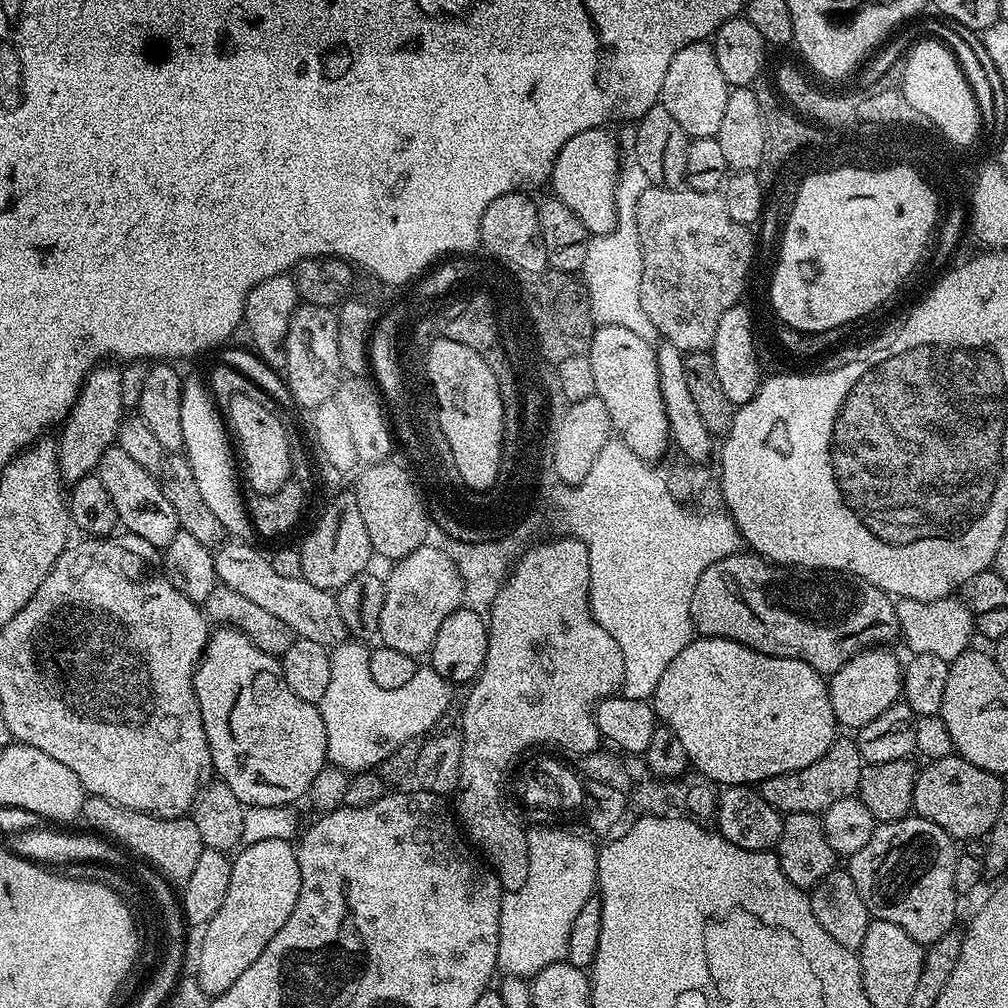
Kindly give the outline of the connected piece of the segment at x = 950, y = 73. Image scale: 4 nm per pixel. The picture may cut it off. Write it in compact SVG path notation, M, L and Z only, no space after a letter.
M927 39L921 44L911 45L912 61L906 62L906 99L912 100L912 105L920 108L921 114L927 114L930 122L935 122L938 130L946 133L946 138L969 140L971 132L982 132L974 94L952 52L939 40Z

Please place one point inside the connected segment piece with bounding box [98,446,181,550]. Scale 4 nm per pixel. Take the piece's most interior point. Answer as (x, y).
(139, 503)

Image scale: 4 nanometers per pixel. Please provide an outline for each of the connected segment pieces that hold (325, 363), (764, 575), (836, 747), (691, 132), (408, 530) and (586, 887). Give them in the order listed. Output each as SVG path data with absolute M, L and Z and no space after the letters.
M301 303L290 318L284 349L286 381L297 405L311 410L335 397L342 379L342 365L338 354L338 322L332 308Z
M755 554L744 555L722 558L709 566L702 578L698 578L694 598L690 602L690 614L693 629L700 636L724 636L762 654L801 660L828 678L856 653L865 648L891 645L891 640L901 635L893 597L878 586L847 574L797 570L774 564Z
M838 738L830 750L818 758L818 762L802 766L802 770L774 774L774 778L760 781L758 791L762 798L766 798L766 802L770 802L770 806L774 806L774 810L782 814L823 814L827 808L834 806L834 802L857 795L864 765L855 739Z
M711 43L688 44L674 58L670 58L670 66L666 66L666 78L662 78L662 90L659 103L663 104L674 122L682 126L689 138L697 136L716 136L722 126L722 114L726 114L726 98L730 85L722 78L722 70L718 70L718 58L714 58Z
M396 462L369 464L363 470L365 472L357 478L354 491L358 514L362 514L366 534L370 534L370 546L377 557L385 556L388 562L401 560L429 539L430 519L421 491L398 471Z
M532 828L526 835L530 870L526 874L526 882L522 886L522 890L509 892L500 901L496 967L501 973L509 976L531 978L538 970L567 957L570 926L574 926L574 918L578 918L578 910L582 910L582 906L586 906L586 902L598 888L596 882L598 848L597 845L594 846L588 841L587 835L575 836L565 828Z

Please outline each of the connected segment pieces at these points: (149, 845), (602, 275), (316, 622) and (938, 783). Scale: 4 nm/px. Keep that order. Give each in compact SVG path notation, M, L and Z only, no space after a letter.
M85 795L79 819L85 820L93 833L115 842L129 853L132 851L134 855L141 856L149 864L149 869L159 872L172 886L182 886L190 878L190 873L198 862L198 854L202 854L205 847L202 834L198 834L198 826L194 826L187 815L174 818L155 816L142 810L118 806L106 798Z
M628 162L621 167L620 178L616 181L616 225L610 234L589 239L582 280L587 285L590 310L597 325L626 326L626 330L634 330L638 338L652 342L658 333L654 322L646 318L646 310L642 310L642 250L636 221L638 198L642 198L649 186L642 166Z
M225 542L215 549L216 578L223 587L238 590L238 594L250 598L262 610L286 622L299 639L318 642L325 646L335 646L349 639L344 628L342 614L338 614L338 602L327 588L316 588L303 578L282 578L274 571L271 559L263 556L248 542Z
M958 755L925 763L916 773L912 807L915 815L934 822L953 841L965 842L987 837L1006 798L1005 781L993 772L982 770Z

